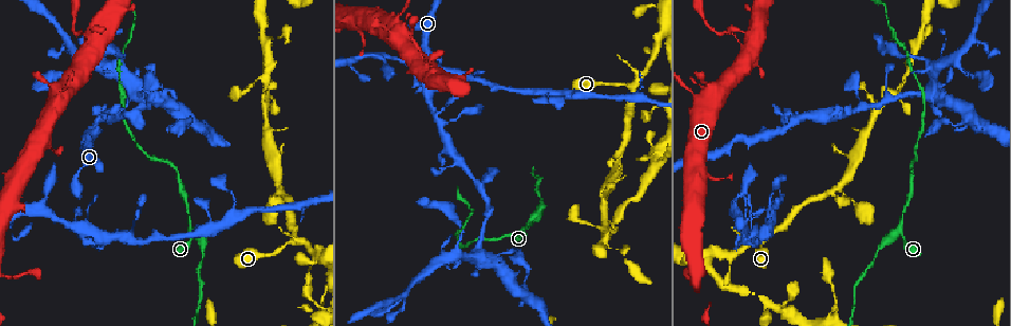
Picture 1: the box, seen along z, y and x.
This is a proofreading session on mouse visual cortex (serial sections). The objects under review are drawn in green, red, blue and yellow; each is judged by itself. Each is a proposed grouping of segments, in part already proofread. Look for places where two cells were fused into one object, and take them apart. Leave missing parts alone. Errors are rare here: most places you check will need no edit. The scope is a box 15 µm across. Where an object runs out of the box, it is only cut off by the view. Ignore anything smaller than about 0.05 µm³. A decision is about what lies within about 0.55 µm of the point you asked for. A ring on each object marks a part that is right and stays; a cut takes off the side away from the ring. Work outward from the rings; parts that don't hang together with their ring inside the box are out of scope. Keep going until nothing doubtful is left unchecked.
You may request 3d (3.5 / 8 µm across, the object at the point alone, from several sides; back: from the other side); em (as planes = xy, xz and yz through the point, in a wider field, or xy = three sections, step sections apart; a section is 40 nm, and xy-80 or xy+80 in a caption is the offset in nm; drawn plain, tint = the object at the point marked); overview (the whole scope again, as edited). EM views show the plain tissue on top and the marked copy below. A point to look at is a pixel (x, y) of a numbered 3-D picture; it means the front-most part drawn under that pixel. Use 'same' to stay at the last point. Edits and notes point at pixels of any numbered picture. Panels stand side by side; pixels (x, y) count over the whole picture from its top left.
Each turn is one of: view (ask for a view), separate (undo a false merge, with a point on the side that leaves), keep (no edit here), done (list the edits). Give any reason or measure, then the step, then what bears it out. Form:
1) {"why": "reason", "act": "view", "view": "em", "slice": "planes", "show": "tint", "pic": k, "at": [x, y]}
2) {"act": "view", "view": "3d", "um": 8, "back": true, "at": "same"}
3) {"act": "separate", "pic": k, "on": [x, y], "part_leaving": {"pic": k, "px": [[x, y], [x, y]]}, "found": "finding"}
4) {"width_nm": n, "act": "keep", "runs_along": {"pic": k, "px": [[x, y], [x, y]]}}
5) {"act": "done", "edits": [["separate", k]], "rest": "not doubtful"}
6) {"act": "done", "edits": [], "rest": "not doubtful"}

{"why": "sudden change in width", "act": "view", "view": "3d", "um": 8, "pic": 1, "at": [901, 231]}

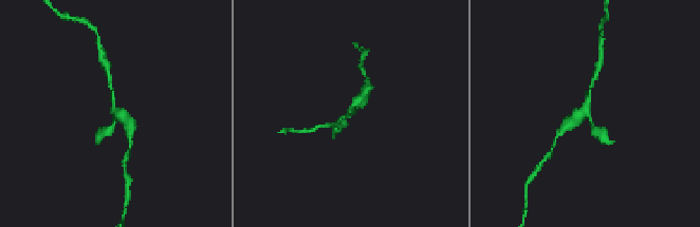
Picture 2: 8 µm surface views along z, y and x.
{"arms": 3, "arm_widths_nm": [150, 250, 300], "act": "view", "view": "em", "slice": "xy", "step": 5, "show": "tint", "pic": 2, "at": [586, 112]}

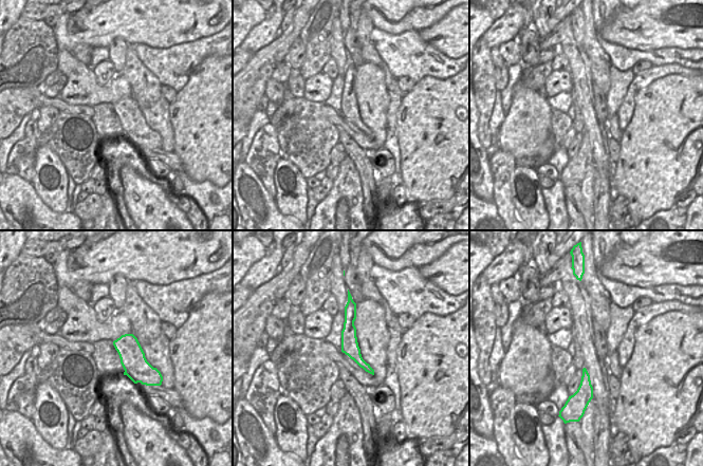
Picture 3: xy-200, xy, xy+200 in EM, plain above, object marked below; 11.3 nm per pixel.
{"act": "keep", "found": "continuous, no second cell"}

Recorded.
{"why": "a fork", "act": "view", "view": "3d", "um": 3.5, "pic": 1, "at": [292, 242]}

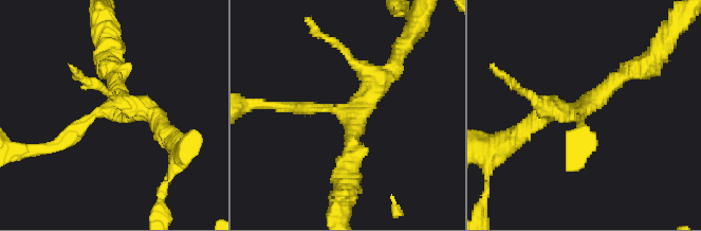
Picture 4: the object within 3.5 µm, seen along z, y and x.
{"arms": 3, "arm_widths_nm": [200, 250, 300], "act": "view", "view": "em", "slice": "xy", "step": 1, "show": "tint", "pic": 4, "at": [341, 114]}

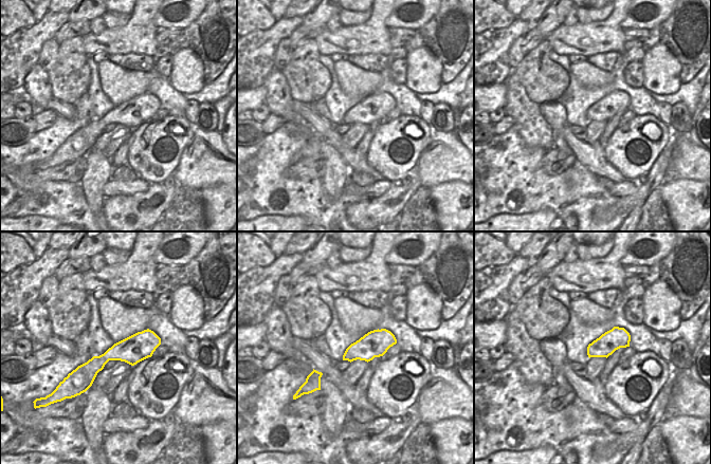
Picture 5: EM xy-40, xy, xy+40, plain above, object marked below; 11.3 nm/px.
{"act": "keep", "runs_along": {"pic": 4, "px": [[48, 149], [115, 101], [109, 68]]}, "found": "continuous, no second cell"}

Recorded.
{"why": "thin neck", "act": "view", "view": "3d", "um": 3.5, "pic": 1, "at": [425, 64]}

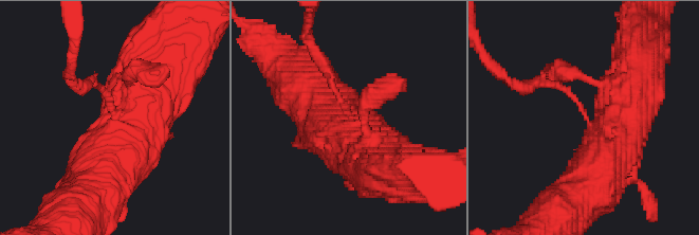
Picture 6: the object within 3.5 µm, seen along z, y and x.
{"why": "shape alone is not enough", "act": "view", "view": "em", "slice": "xy", "step": 2, "show": "tint", "pic": 6, "at": [589, 123]}

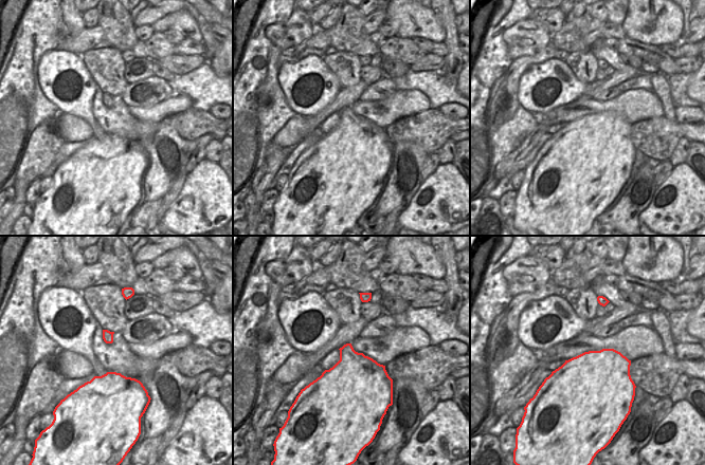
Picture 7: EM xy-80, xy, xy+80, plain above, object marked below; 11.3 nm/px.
{"act": "keep", "runs_along": {"pic": 6, "px": [[89, 197], [150, 93]]}, "found": "all the same cell"}

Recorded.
{"why": "a narrow waist", "act": "view", "view": "3d", "um": 3.5, "pic": 1, "at": [421, 53]}

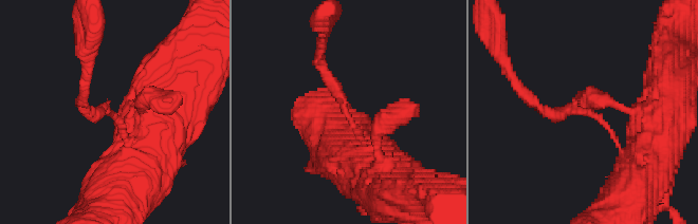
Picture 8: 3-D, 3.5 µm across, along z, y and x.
{"why": "shape alone is not enough", "act": "view", "view": "em", "slice": "xy", "step": 3, "show": "tint", "pic": 8, "at": [106, 110]}

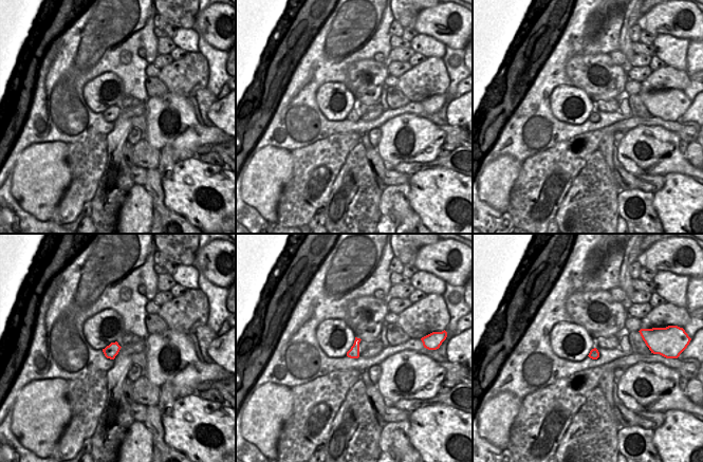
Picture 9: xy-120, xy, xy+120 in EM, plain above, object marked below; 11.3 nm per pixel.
{"arm_widths_nm": [100, 200], "act": "keep", "runs_along": {"pic": 8, "px": [[630, 163], [598, 117], [533, 101]]}, "found": "continuous, no second cell"}

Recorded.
{"act": "done", "edits": [], "rest": "not doubtful"}

